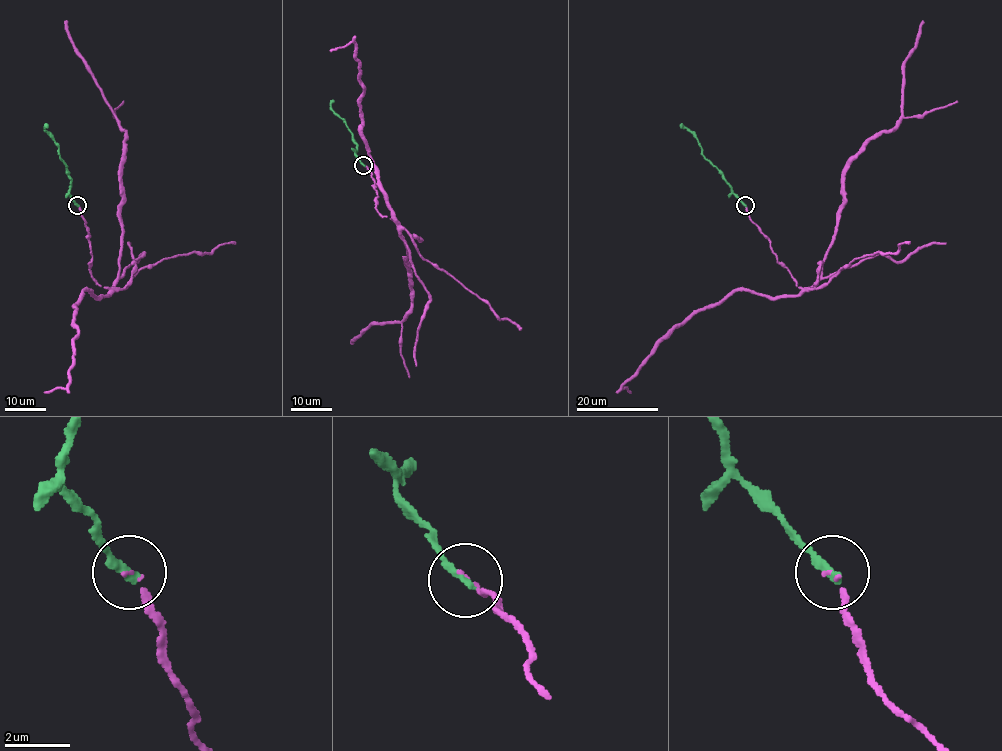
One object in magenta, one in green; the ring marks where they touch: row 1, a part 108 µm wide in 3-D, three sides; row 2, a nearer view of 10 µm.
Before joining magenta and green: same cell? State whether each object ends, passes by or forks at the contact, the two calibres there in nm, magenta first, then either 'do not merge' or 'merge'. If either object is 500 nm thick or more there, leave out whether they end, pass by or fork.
magenta ends | green ends | 100/300 nm | merge

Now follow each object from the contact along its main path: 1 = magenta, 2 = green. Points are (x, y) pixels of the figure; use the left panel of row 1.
1: (78, 205), (89, 234), (90, 273), (99, 285), (111, 288), (122, 233), (125, 131), (64, 21)
2: (78, 205), (68, 193), (71, 180), (66, 165), (59, 157), (59, 148), (46, 131), (47, 125)

